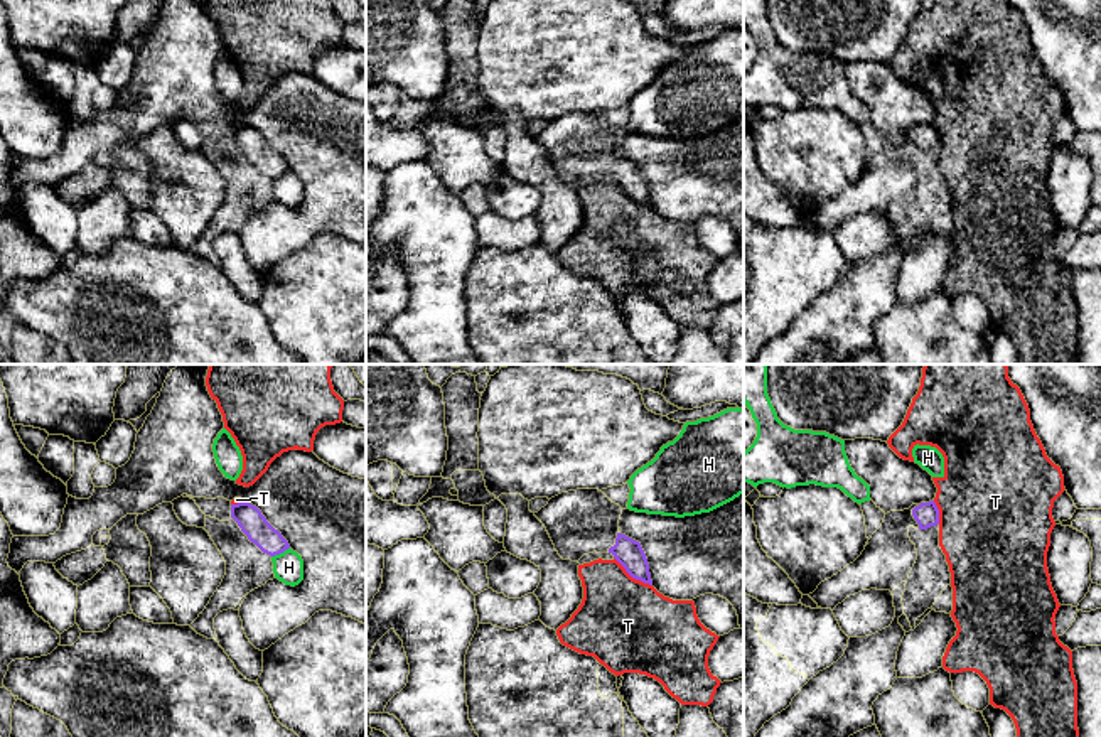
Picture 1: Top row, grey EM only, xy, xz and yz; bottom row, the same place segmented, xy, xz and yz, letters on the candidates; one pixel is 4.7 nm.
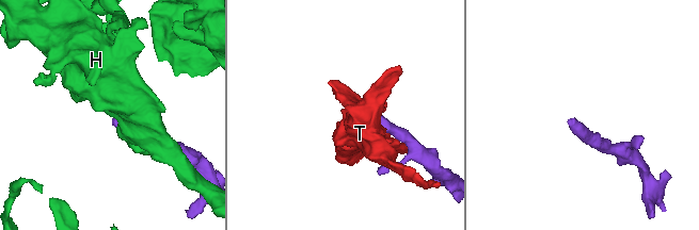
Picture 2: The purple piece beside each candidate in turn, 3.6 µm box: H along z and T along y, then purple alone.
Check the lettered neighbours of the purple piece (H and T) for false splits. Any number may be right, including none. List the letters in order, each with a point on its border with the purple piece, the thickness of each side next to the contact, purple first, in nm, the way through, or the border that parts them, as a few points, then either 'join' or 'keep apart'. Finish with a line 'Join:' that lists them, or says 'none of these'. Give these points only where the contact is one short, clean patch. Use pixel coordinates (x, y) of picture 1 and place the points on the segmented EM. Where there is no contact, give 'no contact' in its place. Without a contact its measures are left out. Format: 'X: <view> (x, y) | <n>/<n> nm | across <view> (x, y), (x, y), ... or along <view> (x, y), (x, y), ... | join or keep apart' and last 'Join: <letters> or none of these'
H: xy (280, 552) | 120/140 nm | keep apart
T: xz (633, 577) | 140/440 nm | keep apart
Join: none of these

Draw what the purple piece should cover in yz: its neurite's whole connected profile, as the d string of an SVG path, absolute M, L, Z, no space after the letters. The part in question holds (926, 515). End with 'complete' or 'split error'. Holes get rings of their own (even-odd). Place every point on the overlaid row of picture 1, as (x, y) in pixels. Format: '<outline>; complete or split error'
M934 501L887 513L862 555L841 572L821 582L809 597L818 607L833 611L846 597L862 590L892 592L909 578L917 560L909 528L927 530L936 525L939 525L939 509Z; split error

